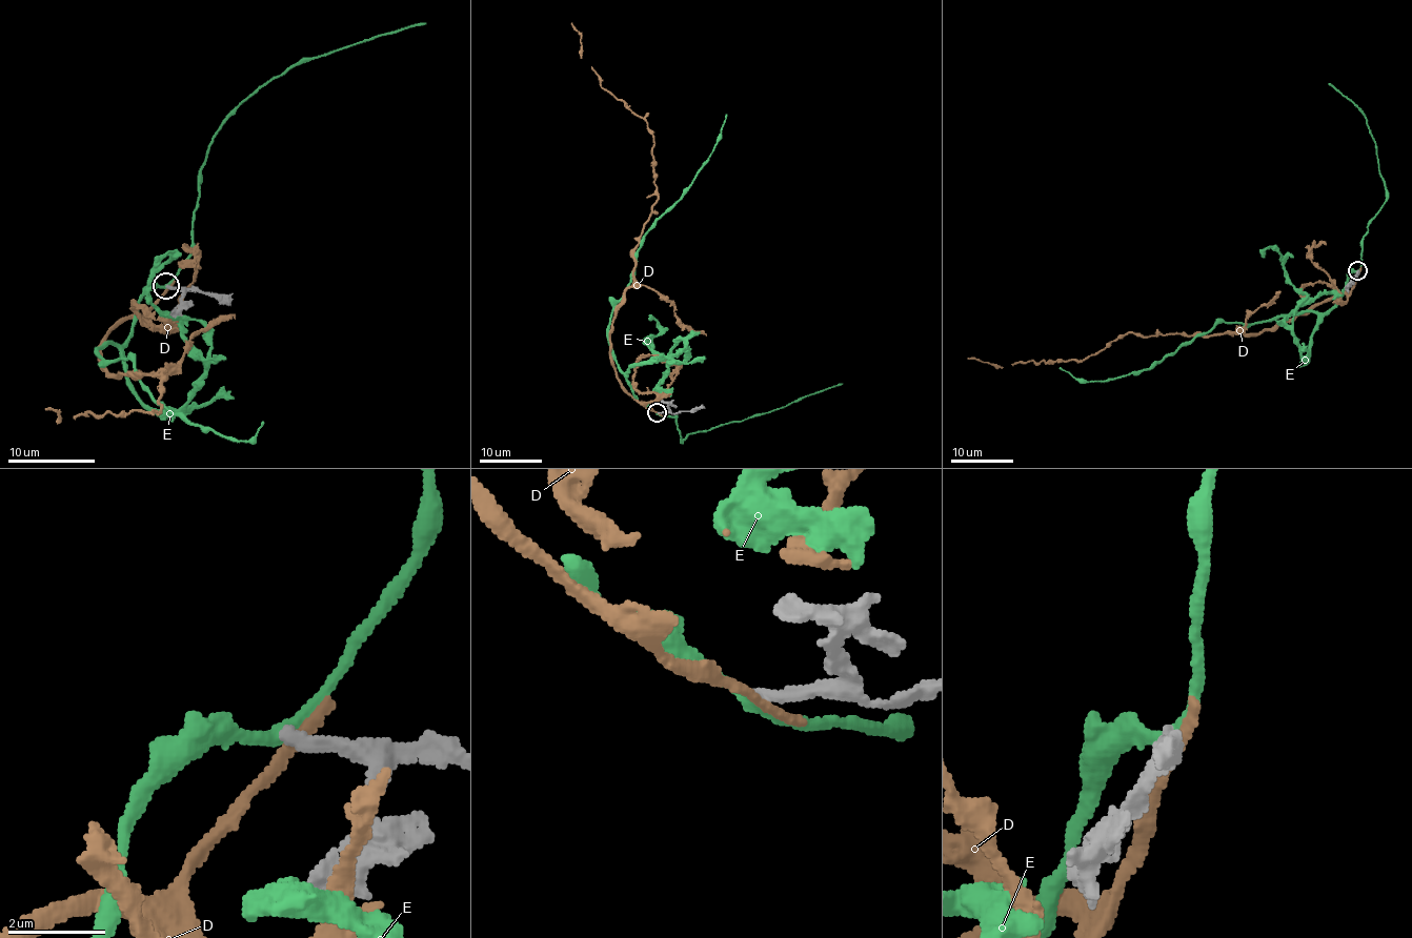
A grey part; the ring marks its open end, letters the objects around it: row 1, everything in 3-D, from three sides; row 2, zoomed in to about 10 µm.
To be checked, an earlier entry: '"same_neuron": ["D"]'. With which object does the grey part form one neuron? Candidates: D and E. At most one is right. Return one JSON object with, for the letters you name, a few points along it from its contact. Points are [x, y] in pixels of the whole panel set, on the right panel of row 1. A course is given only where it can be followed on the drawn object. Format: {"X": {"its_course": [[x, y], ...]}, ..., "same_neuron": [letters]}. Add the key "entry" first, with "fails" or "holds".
{"entry": "fails", "same_neuron": []}

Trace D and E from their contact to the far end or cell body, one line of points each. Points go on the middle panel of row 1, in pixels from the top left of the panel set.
D: (658, 413), (630, 394), (609, 359), (633, 248), (657, 200), (653, 136), (601, 85), (570, 23)
E: (658, 413), (634, 398), (611, 348), (608, 324), (630, 281), (643, 236), (688, 187), (711, 153), (727, 114)

